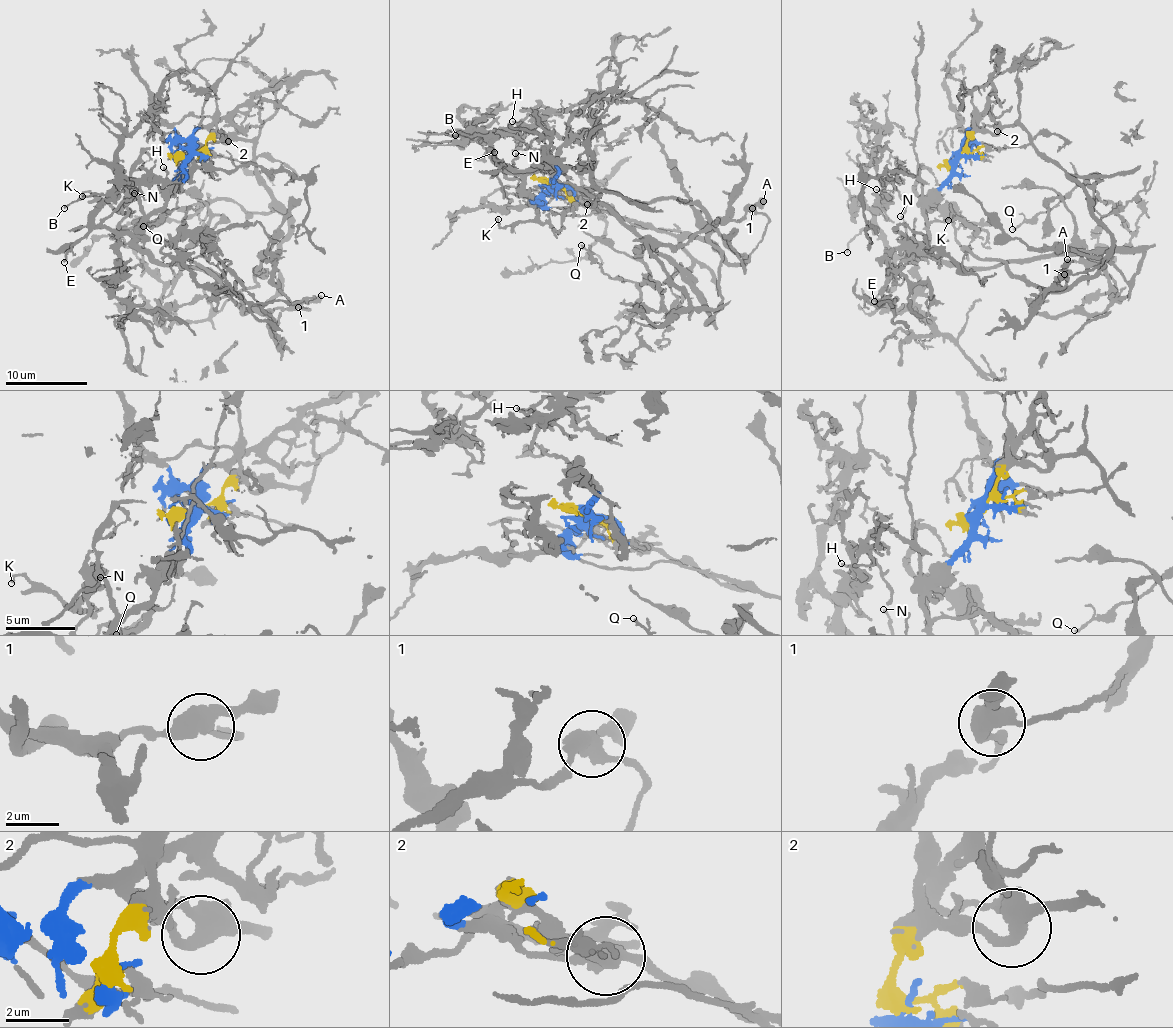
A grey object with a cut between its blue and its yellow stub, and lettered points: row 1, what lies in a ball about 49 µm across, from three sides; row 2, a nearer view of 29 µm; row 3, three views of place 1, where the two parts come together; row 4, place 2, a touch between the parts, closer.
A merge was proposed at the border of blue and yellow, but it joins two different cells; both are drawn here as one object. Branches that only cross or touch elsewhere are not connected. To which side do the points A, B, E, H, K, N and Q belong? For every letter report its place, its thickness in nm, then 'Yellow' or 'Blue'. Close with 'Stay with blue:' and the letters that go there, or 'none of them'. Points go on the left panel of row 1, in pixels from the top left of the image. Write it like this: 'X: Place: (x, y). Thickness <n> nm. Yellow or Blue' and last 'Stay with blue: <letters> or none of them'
A: Place: (321, 295). Thickness 550 nm. Blue
B: Place: (64, 208). Thickness 150 nm. Blue
E: Place: (64, 262). Thickness 190 nm. Blue
H: Place: (163, 167). Thickness 180 nm. Blue
K: Place: (82, 196). Thickness 190 nm. Blue
N: Place: (134, 193). Thickness 140 nm. Blue
Q: Place: (143, 226). Thickness 180 nm. Yellow
Stay with blue: A, B, E, H, K, N

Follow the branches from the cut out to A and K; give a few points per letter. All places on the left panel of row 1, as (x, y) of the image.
A: (189, 156), (138, 246), (218, 282), (205, 320), (156, 322), (203, 297), (269, 315), (321, 295)
K: (189, 156), (184, 175), (153, 211), (145, 211), (135, 193), (126, 192), (116, 209), (88, 192), (83, 196)

